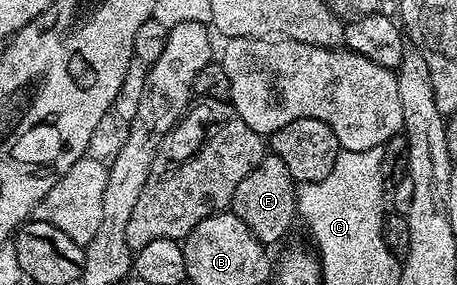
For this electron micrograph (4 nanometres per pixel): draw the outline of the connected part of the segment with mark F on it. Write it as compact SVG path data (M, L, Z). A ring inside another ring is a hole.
M264 156L262 163L237 183L229 209L245 227L249 227L249 231L253 231L260 243L274 247L297 221L297 182L289 175L289 167L285 167L279 157Z

